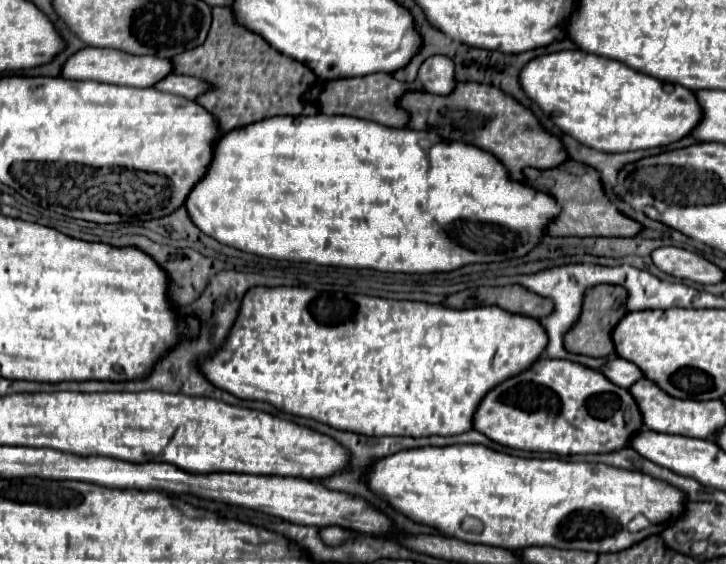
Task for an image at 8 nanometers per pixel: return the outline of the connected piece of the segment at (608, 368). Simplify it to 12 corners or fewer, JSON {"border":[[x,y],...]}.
{"border":[[624,358],[610,360],[600,372],[616,386],[644,378],[638,366]]}

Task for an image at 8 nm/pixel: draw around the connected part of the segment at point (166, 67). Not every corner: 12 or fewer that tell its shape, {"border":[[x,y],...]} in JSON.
{"border":[[84,48],[62,76],[150,88],[170,76],[172,60]]}

